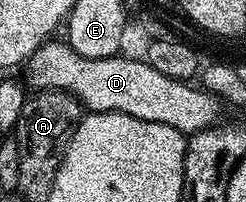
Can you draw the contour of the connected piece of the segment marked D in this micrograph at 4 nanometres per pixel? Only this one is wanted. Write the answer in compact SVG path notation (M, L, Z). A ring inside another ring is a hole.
M47 40L25 63L24 82L31 91L62 90L77 98L87 111L96 114L117 112L156 124L168 124L168 128L176 128L183 136L211 129L219 121L218 113L224 109L223 103L205 88L190 86L194 84L189 81L172 80L172 76L156 72L147 62L121 56L85 58L75 52L69 42L54 41Z

